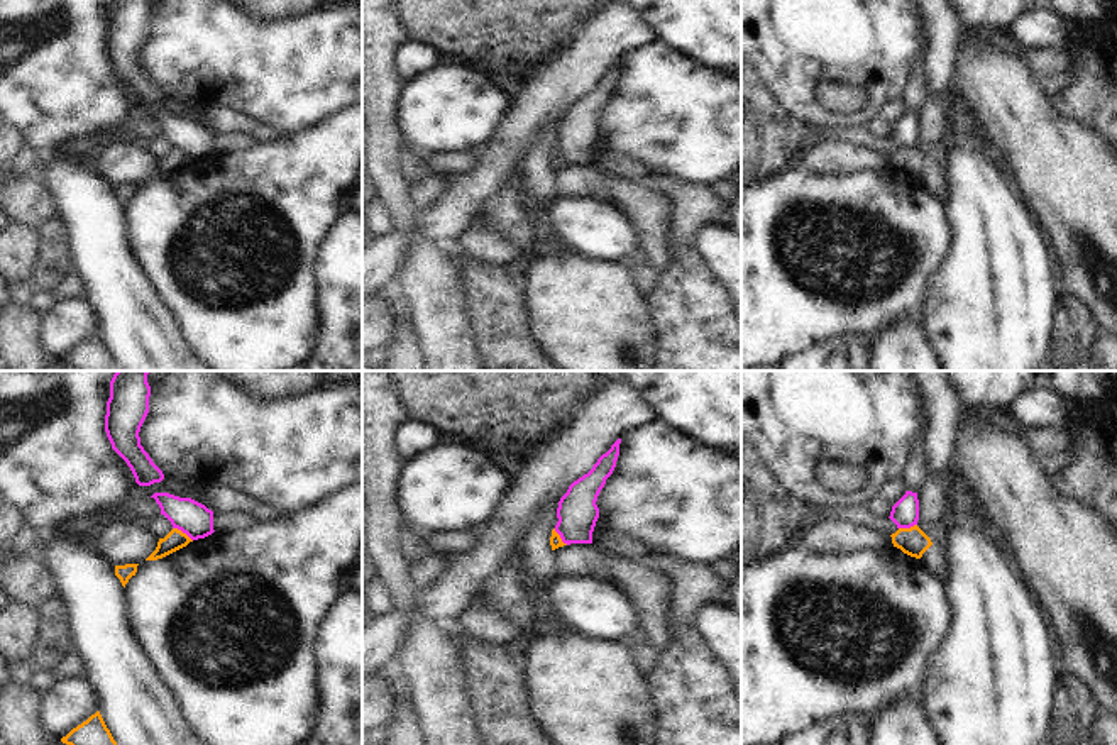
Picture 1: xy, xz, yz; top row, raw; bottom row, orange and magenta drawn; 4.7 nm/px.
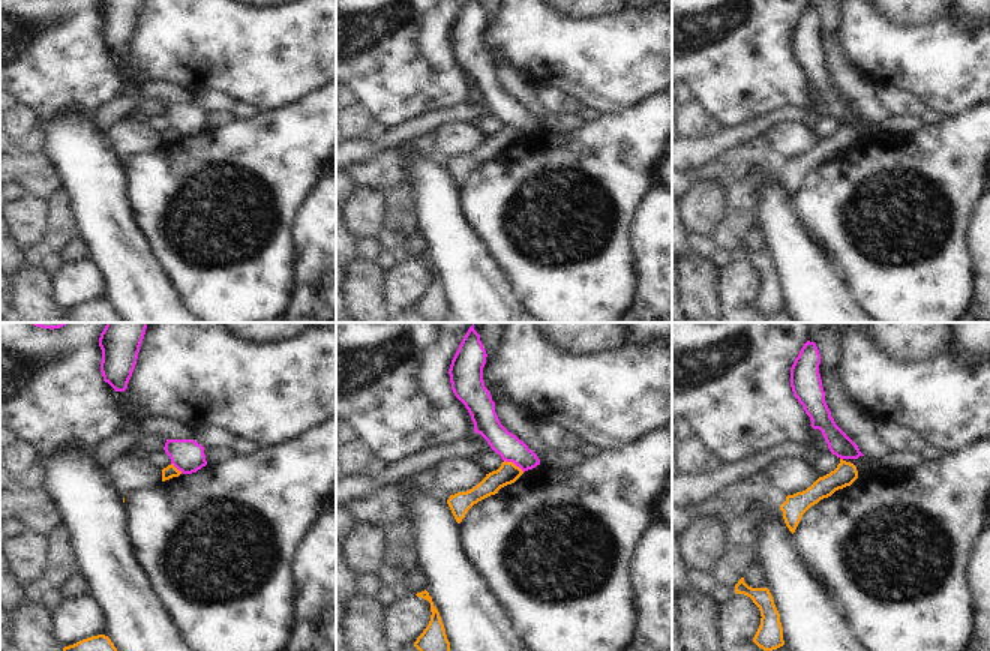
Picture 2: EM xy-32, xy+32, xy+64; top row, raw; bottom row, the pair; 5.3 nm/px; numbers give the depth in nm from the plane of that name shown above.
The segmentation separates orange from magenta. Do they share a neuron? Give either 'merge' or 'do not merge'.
do not merge

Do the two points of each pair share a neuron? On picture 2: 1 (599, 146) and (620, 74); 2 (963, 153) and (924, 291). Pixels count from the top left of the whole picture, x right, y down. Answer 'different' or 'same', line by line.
1: different
2: same

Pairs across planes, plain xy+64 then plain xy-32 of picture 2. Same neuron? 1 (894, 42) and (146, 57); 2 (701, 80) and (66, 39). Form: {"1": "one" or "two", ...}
{"1": "one", "2": "one"}

